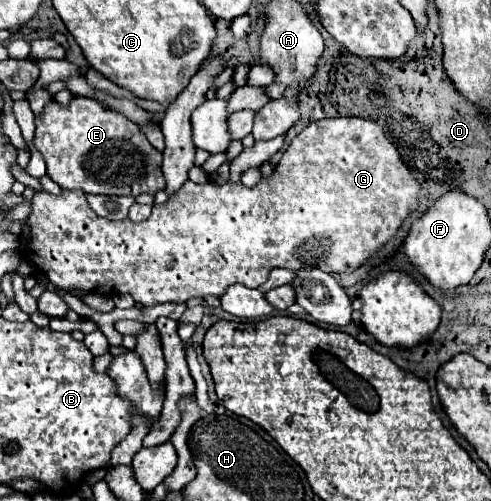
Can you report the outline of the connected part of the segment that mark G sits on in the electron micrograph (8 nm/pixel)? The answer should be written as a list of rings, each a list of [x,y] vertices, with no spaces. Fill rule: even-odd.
[[[334,117],[334,119],[320,119],[320,121],[312,121],[300,135],[296,135],[292,139],[292,143],[288,145],[286,153],[282,155],[280,163],[276,165],[274,173],[270,175],[270,179],[262,179],[254,189],[246,189],[242,183],[224,183],[224,185],[212,185],[212,183],[204,183],[204,185],[196,185],[192,181],[186,181],[182,185],[182,189],[172,195],[164,205],[154,205],[152,207],[152,215],[146,221],[134,223],[130,219],[124,221],[106,221],[104,217],[98,217],[90,205],[86,203],[86,195],[82,191],[64,191],[60,195],[52,195],[46,191],[38,191],[34,193],[32,201],[30,201],[30,215],[28,219],[22,221],[22,233],[20,233],[20,245],[18,245],[18,253],[24,261],[32,263],[32,267],[46,275],[50,279],[52,285],[56,285],[58,289],[64,291],[88,291],[88,293],[100,293],[100,295],[120,295],[120,293],[130,293],[134,297],[136,303],[144,305],[144,307],[152,307],[152,305],[162,305],[162,303],[186,303],[192,297],[206,297],[206,295],[216,295],[220,297],[226,287],[234,285],[234,283],[242,283],[246,287],[258,287],[268,279],[268,273],[272,267],[284,267],[290,271],[296,271],[300,267],[320,267],[326,273],[350,273],[354,271],[358,265],[362,265],[374,251],[378,251],[402,225],[402,221],[408,217],[408,213],[412,213],[416,209],[418,203],[418,193],[420,193],[420,185],[416,183],[416,179],[410,175],[408,167],[404,165],[400,153],[396,151],[396,147],[390,143],[390,139],[384,135],[382,127],[370,119],[362,119],[362,117]]]

